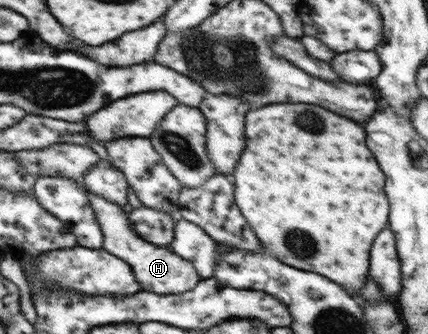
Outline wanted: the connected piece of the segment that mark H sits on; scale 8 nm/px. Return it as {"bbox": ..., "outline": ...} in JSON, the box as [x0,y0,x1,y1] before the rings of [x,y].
{"bbox":[75,180,202,294],"outline":[[[75,180],[81,188],[85,188],[85,194],[91,202],[91,208],[95,212],[97,222],[100,224],[104,240],[102,247],[107,252],[114,253],[115,256],[122,257],[131,265],[135,272],[135,278],[141,284],[141,290],[155,292],[155,294],[181,294],[195,288],[195,285],[202,279],[199,272],[193,267],[193,263],[183,259],[181,256],[173,253],[168,247],[160,247],[147,242],[139,233],[135,231],[133,223],[129,221],[128,213],[123,210],[123,206],[108,201],[105,197],[93,193],[85,187],[83,180]]]}

